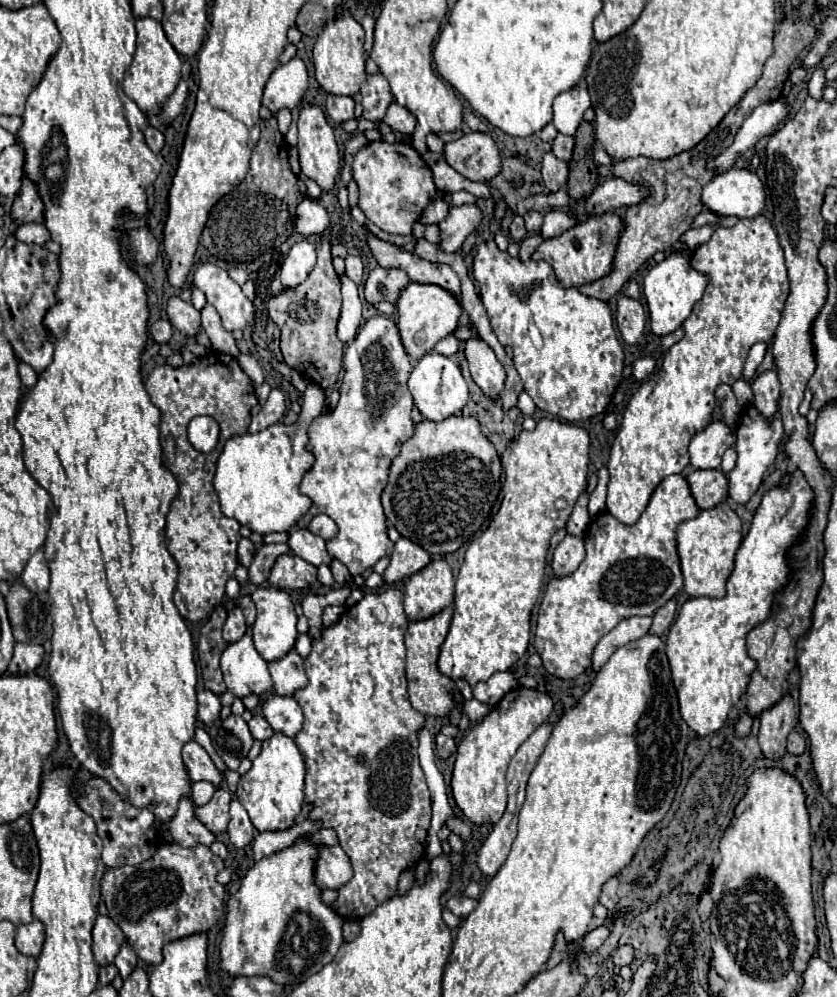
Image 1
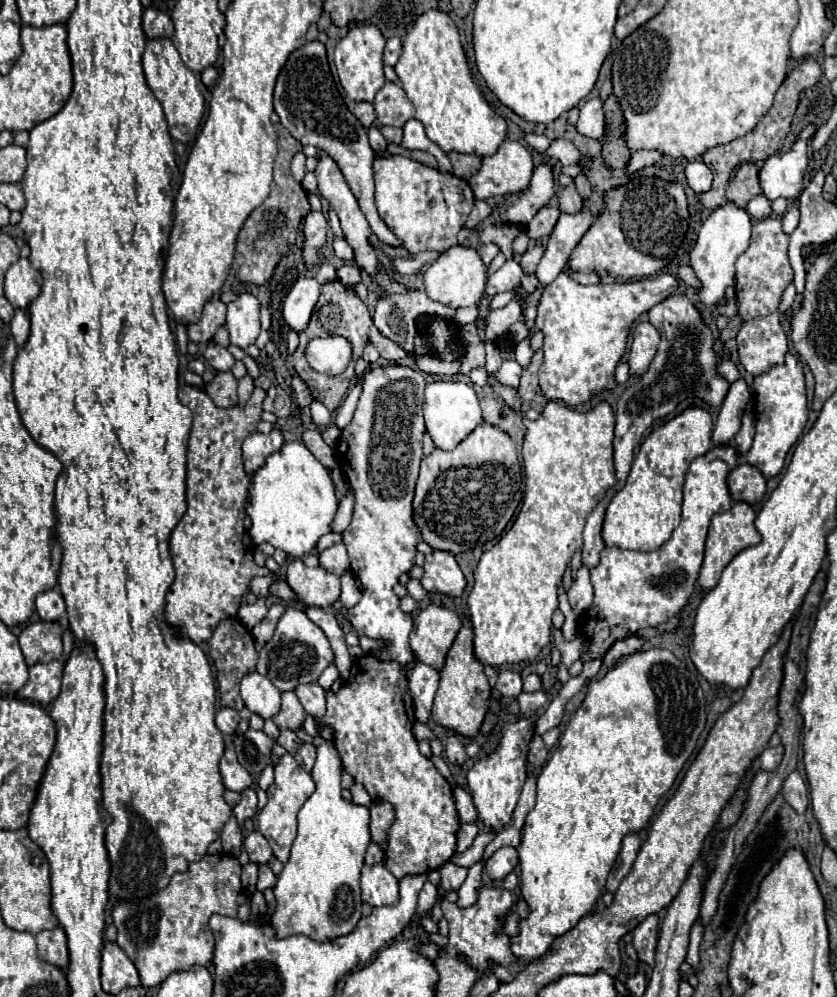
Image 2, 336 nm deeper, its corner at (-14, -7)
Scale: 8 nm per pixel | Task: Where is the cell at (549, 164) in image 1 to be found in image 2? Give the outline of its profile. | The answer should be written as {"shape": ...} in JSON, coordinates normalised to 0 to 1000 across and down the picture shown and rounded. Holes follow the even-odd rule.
{"shape":[[[679,185],[669,197],[669,213],[676,213],[676,215],[688,215],[693,213],[698,207],[693,195],[688,193],[688,187],[686,185]]]}

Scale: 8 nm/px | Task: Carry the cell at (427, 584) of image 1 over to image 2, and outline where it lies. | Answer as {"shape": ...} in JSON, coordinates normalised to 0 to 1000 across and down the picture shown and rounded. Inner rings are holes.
{"shape":[[[514,606],[495,620],[495,634],[490,638],[495,658],[526,674],[533,654],[540,648],[550,628],[552,626],[545,614]]]}

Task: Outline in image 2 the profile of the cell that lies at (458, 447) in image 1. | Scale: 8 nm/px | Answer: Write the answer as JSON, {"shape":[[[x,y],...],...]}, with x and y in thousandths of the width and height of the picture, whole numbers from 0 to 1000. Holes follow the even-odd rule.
{"shape":[[[573,425],[540,453],[519,451],[504,461],[495,497],[495,524],[521,552],[554,554],[593,544],[624,502],[619,453],[612,439],[588,425]]]}

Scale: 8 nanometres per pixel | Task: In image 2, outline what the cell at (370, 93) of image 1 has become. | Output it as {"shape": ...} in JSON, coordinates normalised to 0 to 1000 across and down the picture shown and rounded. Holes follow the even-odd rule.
{"shape":[[[461,82],[454,88],[447,98],[447,108],[456,126],[483,126],[490,118],[495,118],[492,102],[487,100],[480,86],[471,82]]]}

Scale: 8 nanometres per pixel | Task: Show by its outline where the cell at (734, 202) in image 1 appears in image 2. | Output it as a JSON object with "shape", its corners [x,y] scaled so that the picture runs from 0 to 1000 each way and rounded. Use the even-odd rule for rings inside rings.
{"shape":[[[965,124],[941,152],[930,152],[920,156],[908,169],[908,185],[913,197],[927,201],[932,197],[949,201],[958,193],[961,175],[965,171],[965,143],[973,136],[976,126]]]}

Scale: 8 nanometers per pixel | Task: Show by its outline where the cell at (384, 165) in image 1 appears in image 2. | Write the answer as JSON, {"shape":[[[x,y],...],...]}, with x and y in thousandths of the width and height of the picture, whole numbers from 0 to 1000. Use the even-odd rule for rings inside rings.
{"shape":[[[449,156],[447,183],[452,215],[490,255],[507,251],[528,253],[547,245],[545,237],[566,207],[566,195],[557,181],[545,179],[538,173],[530,175],[521,169],[507,166],[485,156]]]}

